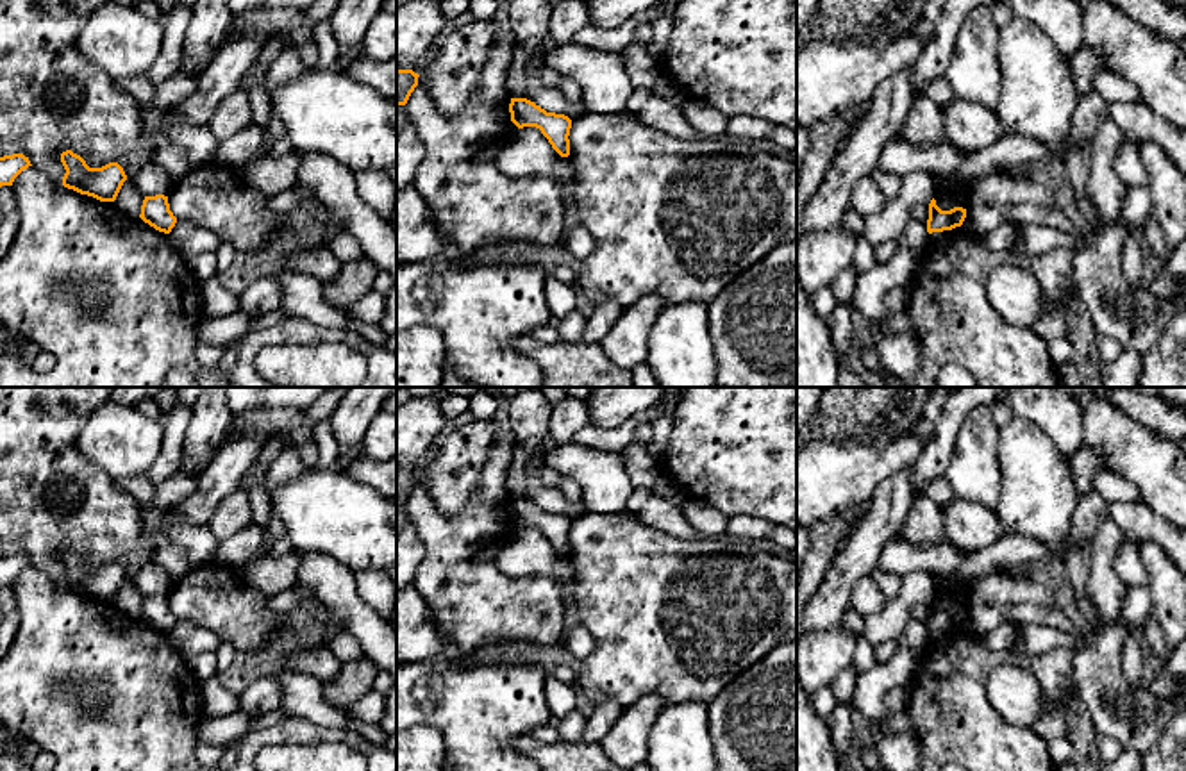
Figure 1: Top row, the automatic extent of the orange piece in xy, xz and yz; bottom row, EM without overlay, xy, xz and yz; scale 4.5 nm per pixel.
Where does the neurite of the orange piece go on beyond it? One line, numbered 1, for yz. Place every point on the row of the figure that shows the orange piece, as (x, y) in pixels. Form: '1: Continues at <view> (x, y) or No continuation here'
1: No continuation here

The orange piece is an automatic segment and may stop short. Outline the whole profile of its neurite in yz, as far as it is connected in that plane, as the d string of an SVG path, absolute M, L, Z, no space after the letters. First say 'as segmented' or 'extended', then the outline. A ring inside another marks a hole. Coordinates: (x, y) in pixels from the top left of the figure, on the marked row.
as segmented; M932 198L929 203L929 220L927 220L927 232L943 232L961 227L966 218L966 209L954 207L950 211L941 211Z

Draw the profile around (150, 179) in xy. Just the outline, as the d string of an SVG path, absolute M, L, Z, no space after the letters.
M155 162L141 166L130 182L143 196L168 195L171 191L173 180L170 175L159 168Z

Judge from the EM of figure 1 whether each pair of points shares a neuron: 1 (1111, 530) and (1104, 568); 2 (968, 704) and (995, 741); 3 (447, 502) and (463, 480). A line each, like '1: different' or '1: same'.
1: same
2: same
3: same

